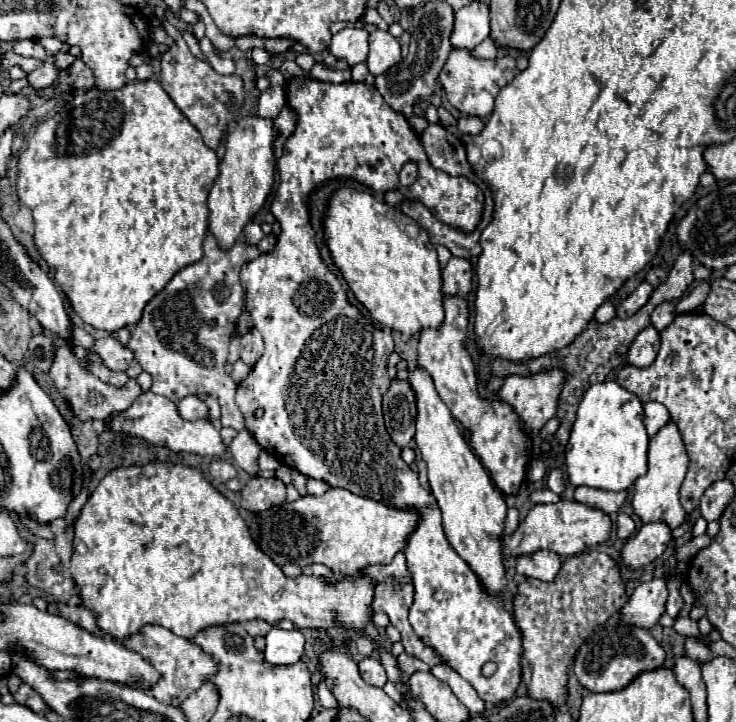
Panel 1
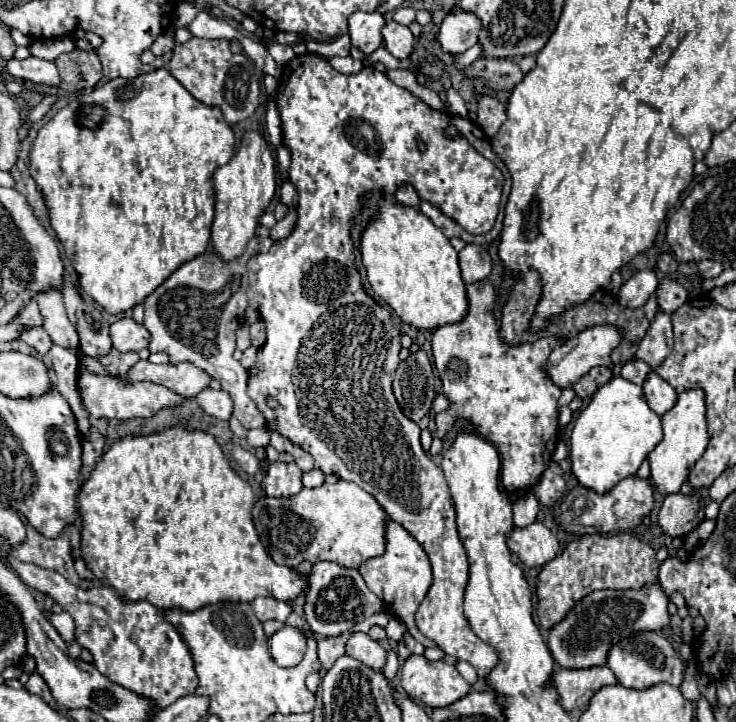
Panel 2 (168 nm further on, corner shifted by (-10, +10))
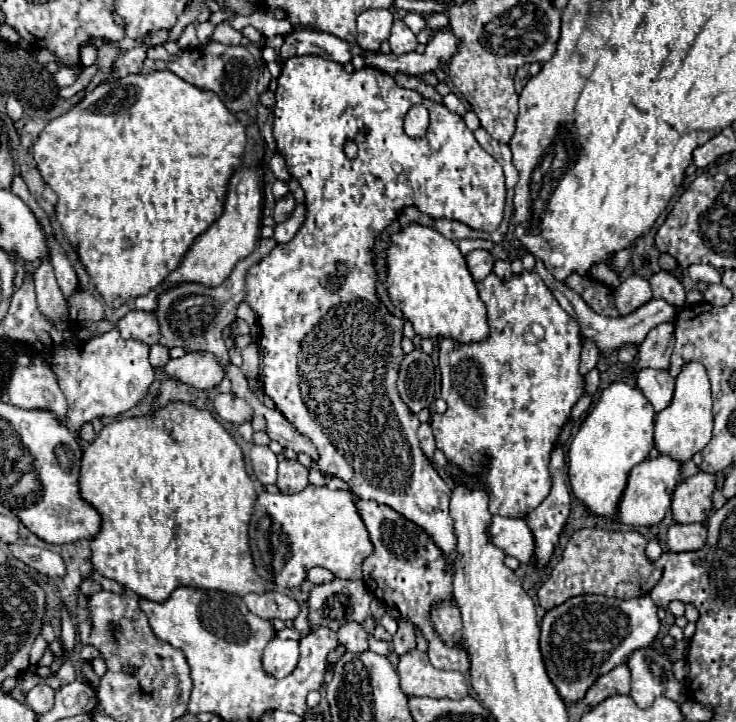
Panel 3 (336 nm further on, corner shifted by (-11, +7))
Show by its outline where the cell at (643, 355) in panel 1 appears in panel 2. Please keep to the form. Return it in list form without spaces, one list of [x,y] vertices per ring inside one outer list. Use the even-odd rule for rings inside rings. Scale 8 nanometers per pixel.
[[[658,311],[658,315],[650,323],[644,339],[640,341],[636,357],[642,359],[644,363],[648,363],[650,367],[658,367],[668,357],[670,351],[672,351],[670,315]]]

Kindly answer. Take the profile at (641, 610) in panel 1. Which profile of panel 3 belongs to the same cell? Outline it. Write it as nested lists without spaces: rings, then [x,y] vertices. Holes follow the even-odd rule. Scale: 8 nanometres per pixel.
[[[573,596],[567,602],[551,608],[545,612],[541,620],[541,654],[547,668],[549,678],[553,678],[553,684],[563,696],[565,704],[577,704],[583,698],[583,692],[603,674],[613,670],[615,666],[623,664],[631,652],[639,648],[647,648],[659,632],[659,618],[657,618],[657,606],[649,596],[639,596],[633,600],[617,600],[607,596]]]

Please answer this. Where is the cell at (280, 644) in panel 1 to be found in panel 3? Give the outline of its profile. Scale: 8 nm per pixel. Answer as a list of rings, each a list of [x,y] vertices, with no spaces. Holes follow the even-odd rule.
[[[273,638],[263,650],[263,670],[273,678],[285,678],[297,668],[299,642]]]

